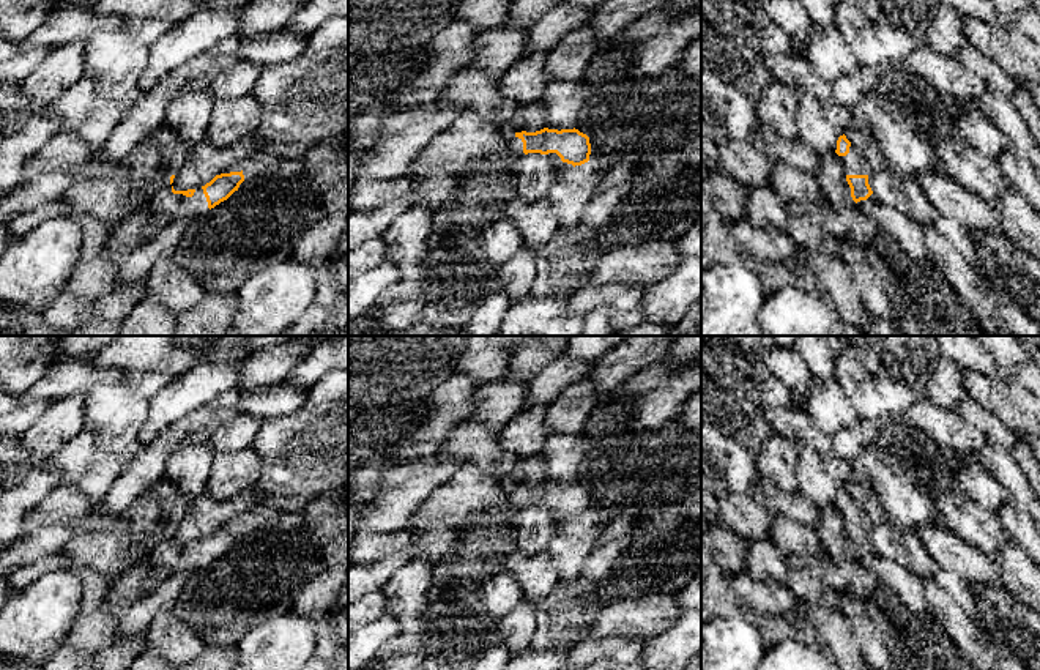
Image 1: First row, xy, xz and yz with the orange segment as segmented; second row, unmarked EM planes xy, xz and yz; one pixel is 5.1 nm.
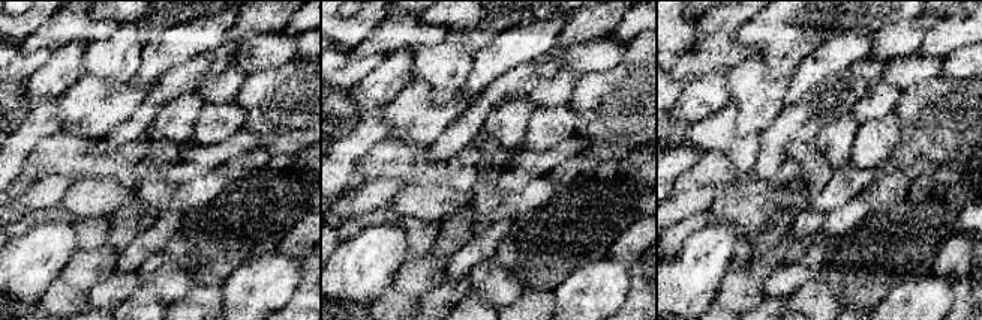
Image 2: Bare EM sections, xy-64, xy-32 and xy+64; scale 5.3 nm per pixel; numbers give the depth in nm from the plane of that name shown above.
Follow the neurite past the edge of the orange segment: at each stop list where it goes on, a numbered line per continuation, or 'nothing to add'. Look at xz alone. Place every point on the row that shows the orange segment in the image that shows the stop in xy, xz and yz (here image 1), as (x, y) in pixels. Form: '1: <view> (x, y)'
1: xz (563, 167)

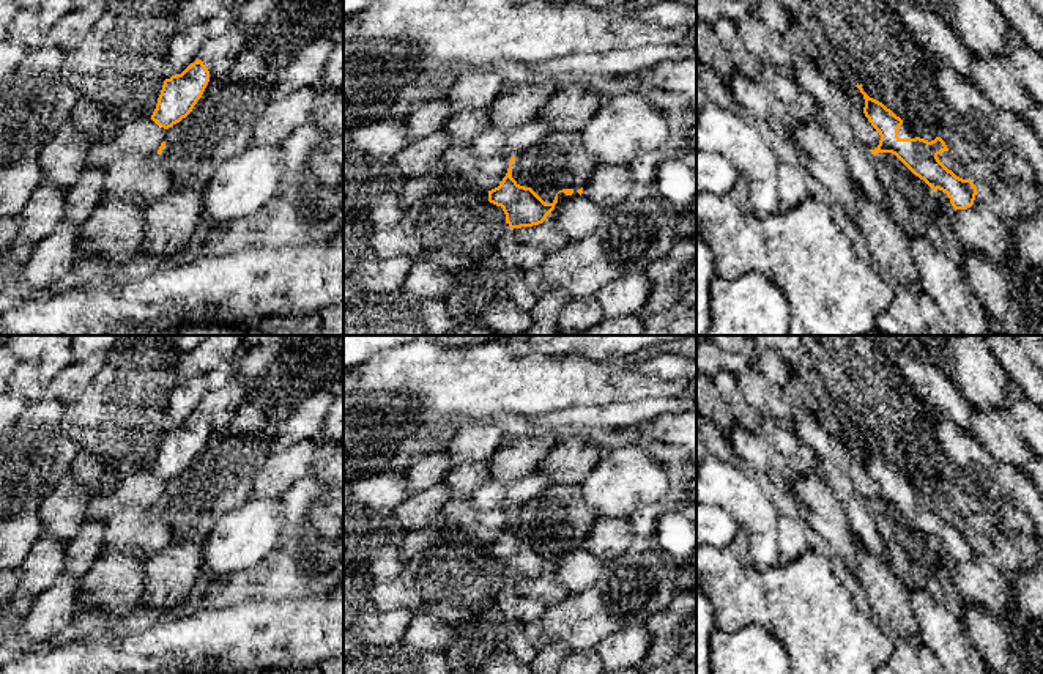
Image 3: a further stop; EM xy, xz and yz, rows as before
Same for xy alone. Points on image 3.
nothing to add

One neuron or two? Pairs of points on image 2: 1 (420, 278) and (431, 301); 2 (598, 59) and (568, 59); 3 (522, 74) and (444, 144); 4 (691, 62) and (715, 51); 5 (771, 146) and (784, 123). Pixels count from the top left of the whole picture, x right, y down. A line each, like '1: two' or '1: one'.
1: two
2: one
3: one
4: one
5: one

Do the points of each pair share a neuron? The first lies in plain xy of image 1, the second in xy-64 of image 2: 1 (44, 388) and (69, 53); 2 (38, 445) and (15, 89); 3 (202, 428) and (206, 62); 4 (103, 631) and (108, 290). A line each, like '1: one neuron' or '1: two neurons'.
1: two neurons
2: two neurons
3: one neuron
4: two neurons

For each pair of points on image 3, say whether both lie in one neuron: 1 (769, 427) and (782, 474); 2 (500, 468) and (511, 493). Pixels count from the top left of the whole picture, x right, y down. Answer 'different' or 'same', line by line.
1: different
2: different

